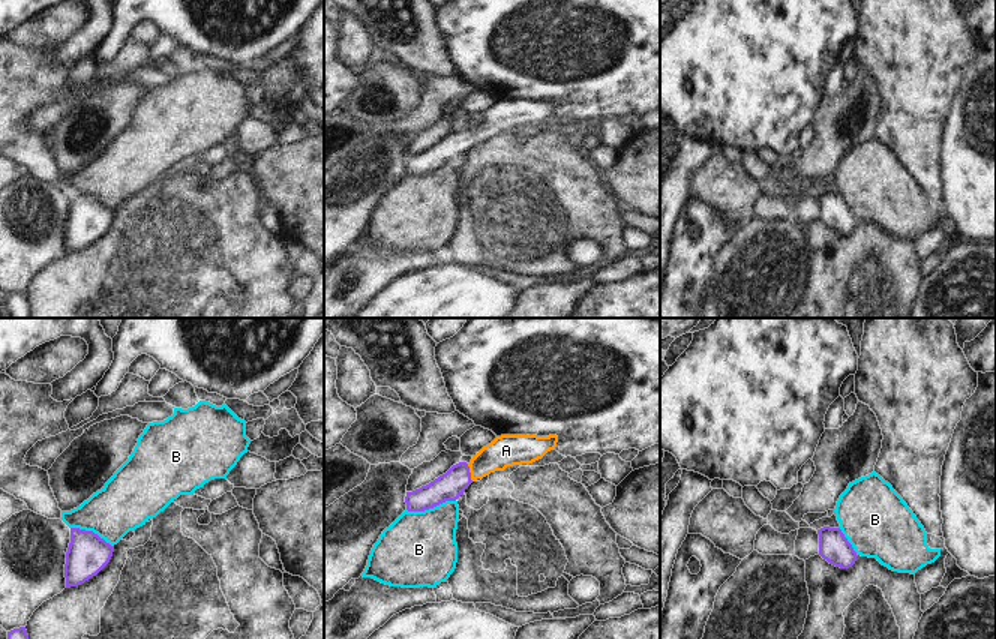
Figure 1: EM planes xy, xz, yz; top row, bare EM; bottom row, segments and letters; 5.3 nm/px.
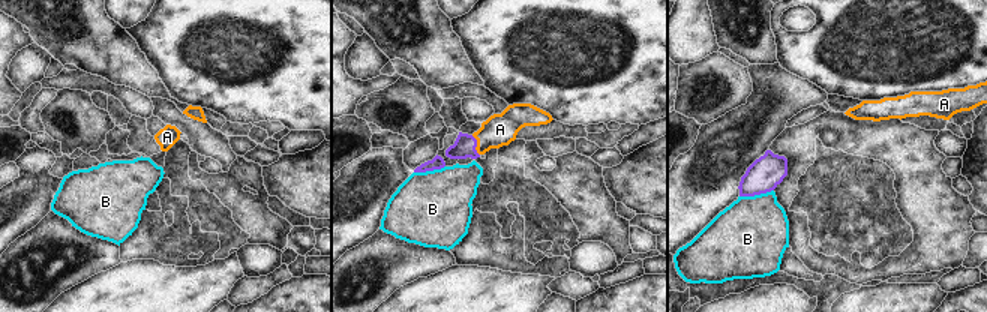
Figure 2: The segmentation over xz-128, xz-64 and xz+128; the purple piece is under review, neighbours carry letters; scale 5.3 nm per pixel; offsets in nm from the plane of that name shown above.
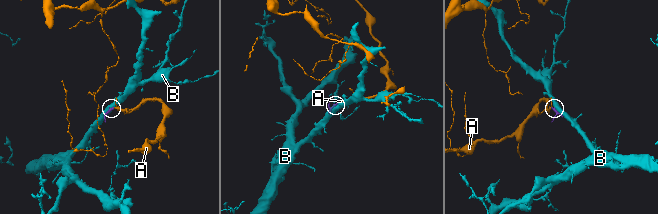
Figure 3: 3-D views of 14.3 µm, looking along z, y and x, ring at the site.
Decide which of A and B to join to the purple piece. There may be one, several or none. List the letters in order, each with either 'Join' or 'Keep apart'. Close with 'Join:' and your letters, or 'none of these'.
A: Join
B: Keep apart
Join: A.

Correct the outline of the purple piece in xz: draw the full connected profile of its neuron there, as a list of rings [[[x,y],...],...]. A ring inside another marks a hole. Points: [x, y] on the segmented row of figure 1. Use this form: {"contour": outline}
{"contour": [[[501,435],[483,447],[471,462],[459,462],[446,474],[412,492],[406,492],[408,512],[424,512],[446,501],[456,501],[465,489],[495,471],[507,466],[532,464],[555,450],[556,435]]]}

